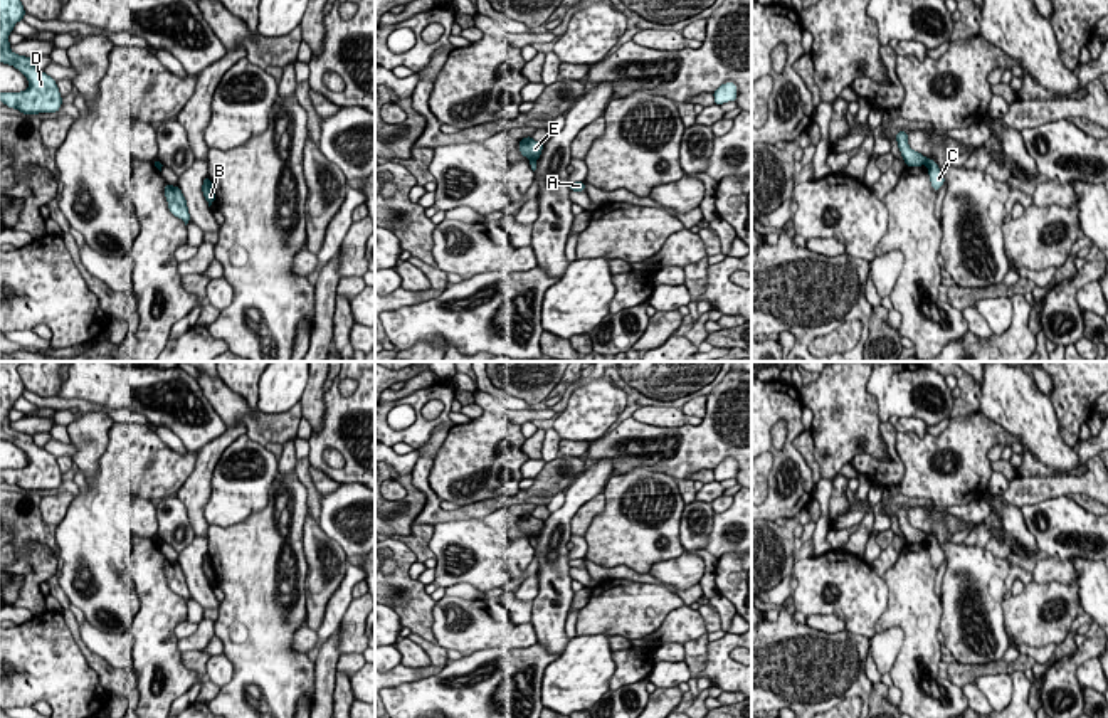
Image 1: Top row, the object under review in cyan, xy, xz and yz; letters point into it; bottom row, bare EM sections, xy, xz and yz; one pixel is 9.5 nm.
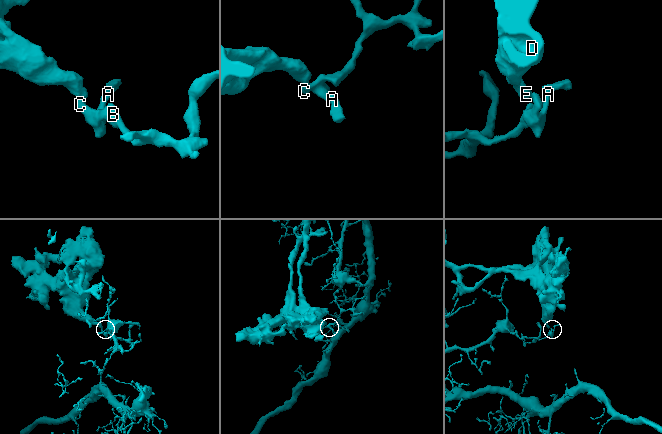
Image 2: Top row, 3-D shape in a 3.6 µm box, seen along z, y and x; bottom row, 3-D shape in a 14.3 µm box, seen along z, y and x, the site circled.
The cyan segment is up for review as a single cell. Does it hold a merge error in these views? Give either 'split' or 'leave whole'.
split

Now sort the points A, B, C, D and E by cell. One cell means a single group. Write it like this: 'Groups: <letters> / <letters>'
Groups: A B C / D E

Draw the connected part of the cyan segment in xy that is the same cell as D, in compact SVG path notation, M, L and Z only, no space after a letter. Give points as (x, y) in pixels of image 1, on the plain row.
M0 362L0 439L18 446L27 454L29 464L20 469L0 469L0 478L8 484L18 486L22 491L57 489L62 481L57 459L44 447L39 447L34 442L34 436L10 427L12 420L8 419L8 412L13 409L15 400L27 390L17 372L20 363L24 362Z

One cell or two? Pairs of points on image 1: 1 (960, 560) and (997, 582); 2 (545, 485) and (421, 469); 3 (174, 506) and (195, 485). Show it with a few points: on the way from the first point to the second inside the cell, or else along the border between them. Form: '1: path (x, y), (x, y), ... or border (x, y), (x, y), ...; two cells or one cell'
1: path (969, 569), (979, 579), (989, 579); one cell
2: path (508, 500), (456, 515), (443, 515), (434, 506); one cell
3: border (175, 495), (184, 505), (195, 535); two cells

